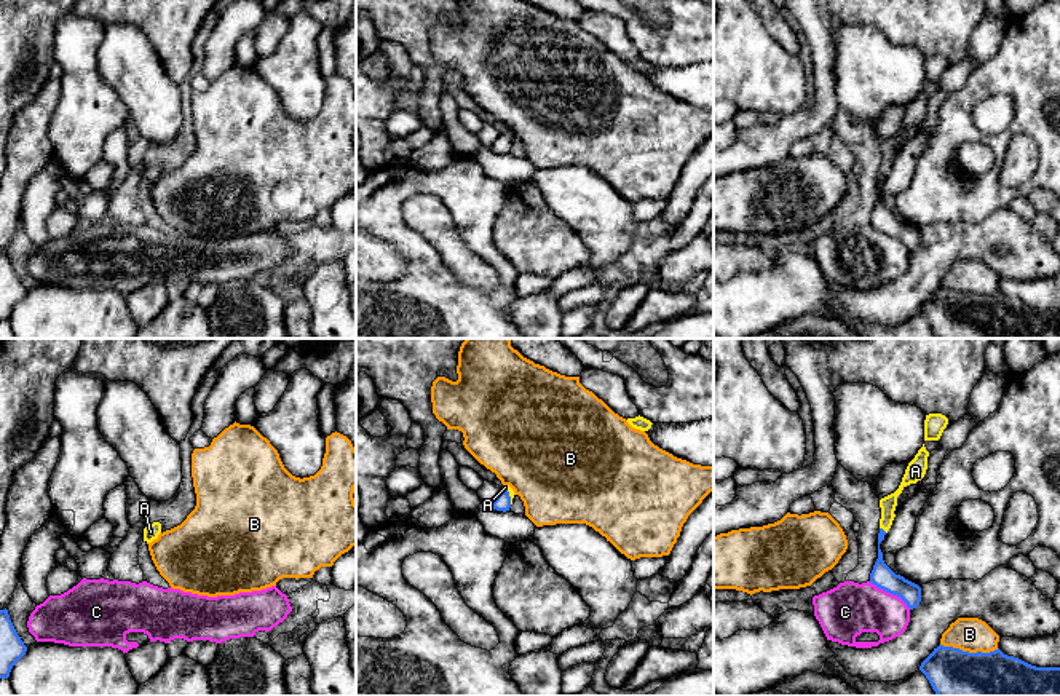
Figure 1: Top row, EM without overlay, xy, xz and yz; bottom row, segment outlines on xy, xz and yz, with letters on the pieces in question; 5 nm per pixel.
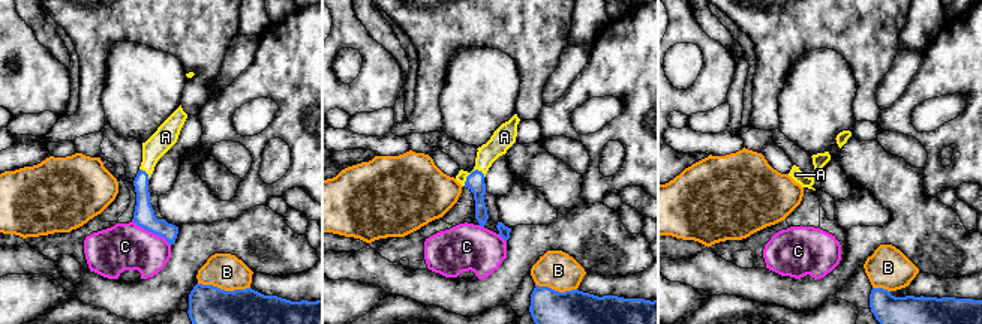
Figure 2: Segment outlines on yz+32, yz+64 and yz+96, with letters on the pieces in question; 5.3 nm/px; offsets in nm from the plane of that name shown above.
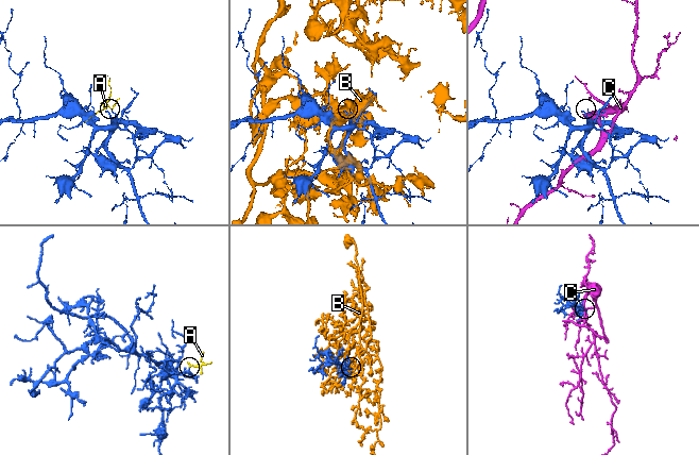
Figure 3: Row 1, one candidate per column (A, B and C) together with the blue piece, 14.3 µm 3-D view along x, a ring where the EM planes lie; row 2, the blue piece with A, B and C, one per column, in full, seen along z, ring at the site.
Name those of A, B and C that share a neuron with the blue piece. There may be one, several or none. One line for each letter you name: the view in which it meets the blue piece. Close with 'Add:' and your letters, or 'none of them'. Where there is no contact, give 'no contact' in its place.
A: contact in yz
Add: A

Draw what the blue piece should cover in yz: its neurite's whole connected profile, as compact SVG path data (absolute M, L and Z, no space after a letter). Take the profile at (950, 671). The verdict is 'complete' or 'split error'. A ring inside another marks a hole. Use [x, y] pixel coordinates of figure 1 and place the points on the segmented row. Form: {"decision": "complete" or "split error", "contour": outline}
{"decision": "complete", "contour": "M939 645L920 670L937 696L1060 696L1060 667L1036 667L999 648L969 653Z"}

